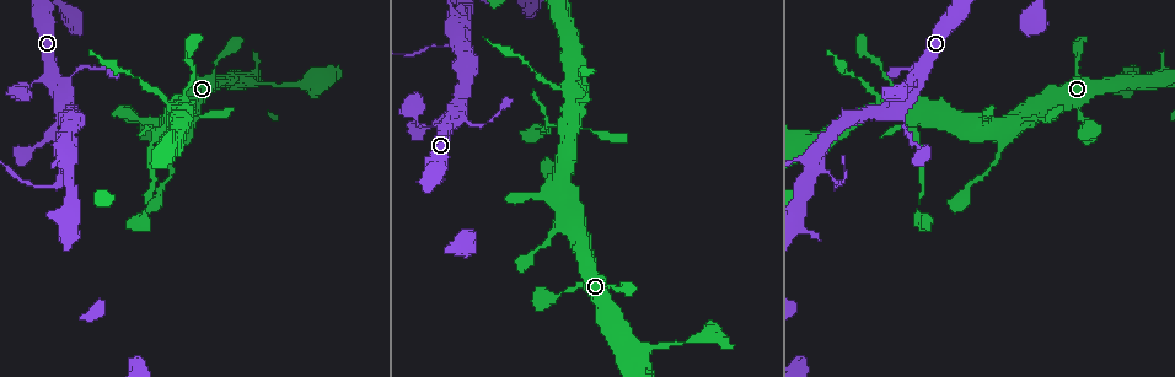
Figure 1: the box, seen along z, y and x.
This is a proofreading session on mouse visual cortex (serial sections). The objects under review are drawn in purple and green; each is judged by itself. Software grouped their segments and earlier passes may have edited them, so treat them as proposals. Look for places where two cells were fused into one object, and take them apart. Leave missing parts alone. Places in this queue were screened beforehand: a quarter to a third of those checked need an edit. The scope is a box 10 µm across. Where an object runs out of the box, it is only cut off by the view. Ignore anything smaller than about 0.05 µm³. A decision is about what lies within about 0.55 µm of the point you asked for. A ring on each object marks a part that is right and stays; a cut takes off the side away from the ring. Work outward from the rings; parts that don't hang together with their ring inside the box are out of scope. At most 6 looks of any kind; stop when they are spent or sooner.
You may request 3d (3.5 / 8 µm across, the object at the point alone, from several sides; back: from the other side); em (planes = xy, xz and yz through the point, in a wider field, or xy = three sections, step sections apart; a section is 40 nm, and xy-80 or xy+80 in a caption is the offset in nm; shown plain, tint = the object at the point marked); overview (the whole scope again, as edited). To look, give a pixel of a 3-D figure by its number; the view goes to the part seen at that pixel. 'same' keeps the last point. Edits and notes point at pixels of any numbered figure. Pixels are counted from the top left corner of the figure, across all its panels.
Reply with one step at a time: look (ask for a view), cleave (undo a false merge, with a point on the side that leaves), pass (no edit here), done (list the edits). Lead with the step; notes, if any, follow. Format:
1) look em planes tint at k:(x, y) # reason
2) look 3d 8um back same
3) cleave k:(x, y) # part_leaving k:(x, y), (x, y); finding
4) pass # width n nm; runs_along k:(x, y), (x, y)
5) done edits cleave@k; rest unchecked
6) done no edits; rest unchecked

look 3d 3.5um at 1:(450, 129) # side arm on a straight run

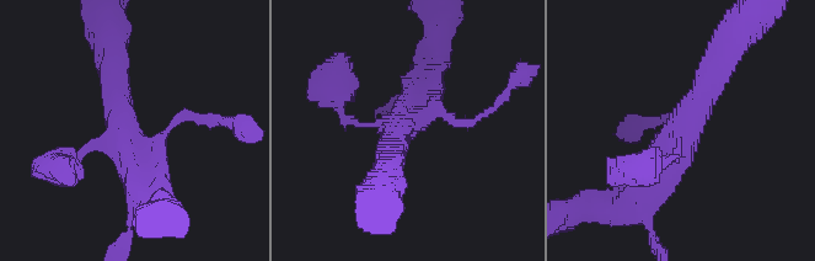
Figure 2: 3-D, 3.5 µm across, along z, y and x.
look em xy step 2 tint at 2:(679, 146)

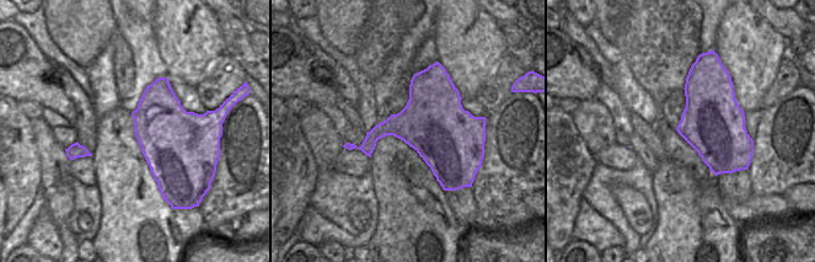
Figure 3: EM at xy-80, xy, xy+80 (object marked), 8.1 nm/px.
pass # runs_along 2:(716, 74), (671, 164), (633, 206); all the same cell

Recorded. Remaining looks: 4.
look 3d 8um at 1:(836, 187) # sharp bend

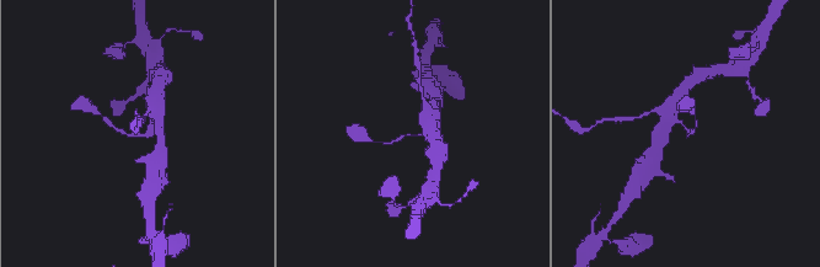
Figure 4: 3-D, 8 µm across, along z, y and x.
look em planes tint same # arm_widths 150, 250 nm; need the tissue

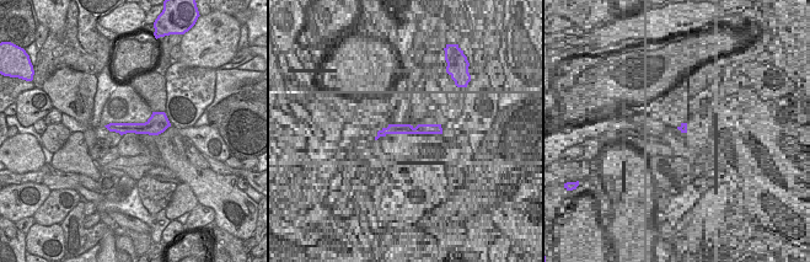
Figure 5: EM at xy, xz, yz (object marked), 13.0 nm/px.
pass # runs_along 5:(166, 123), (153, 127), (111, 127); one cell here

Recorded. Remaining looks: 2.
look 3d 3.5um at 1:(915, 119) # small branch off a trunk

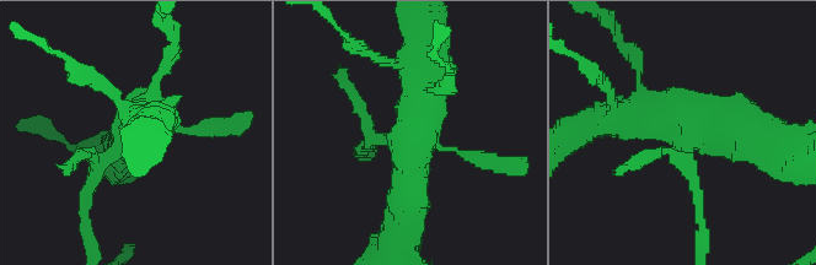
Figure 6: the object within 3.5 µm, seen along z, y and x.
look em xy step 5 tint at 6:(689, 137) # shape alone is not enough

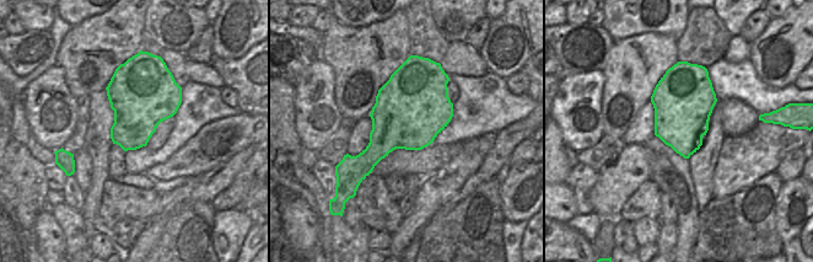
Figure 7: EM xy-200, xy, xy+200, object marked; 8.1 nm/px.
pass # runs_along 6:(404, 216), (424, 63); all the same cell

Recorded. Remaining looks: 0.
done no edits; rest unchecked

